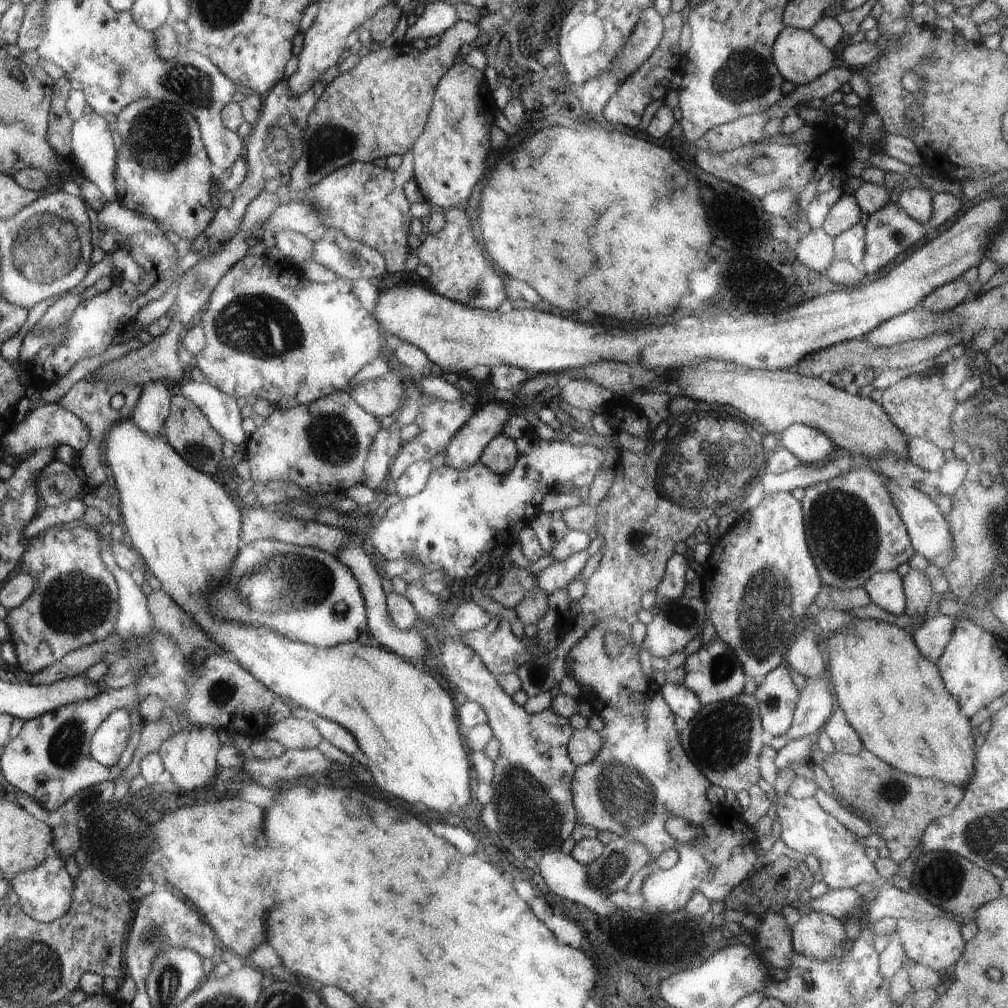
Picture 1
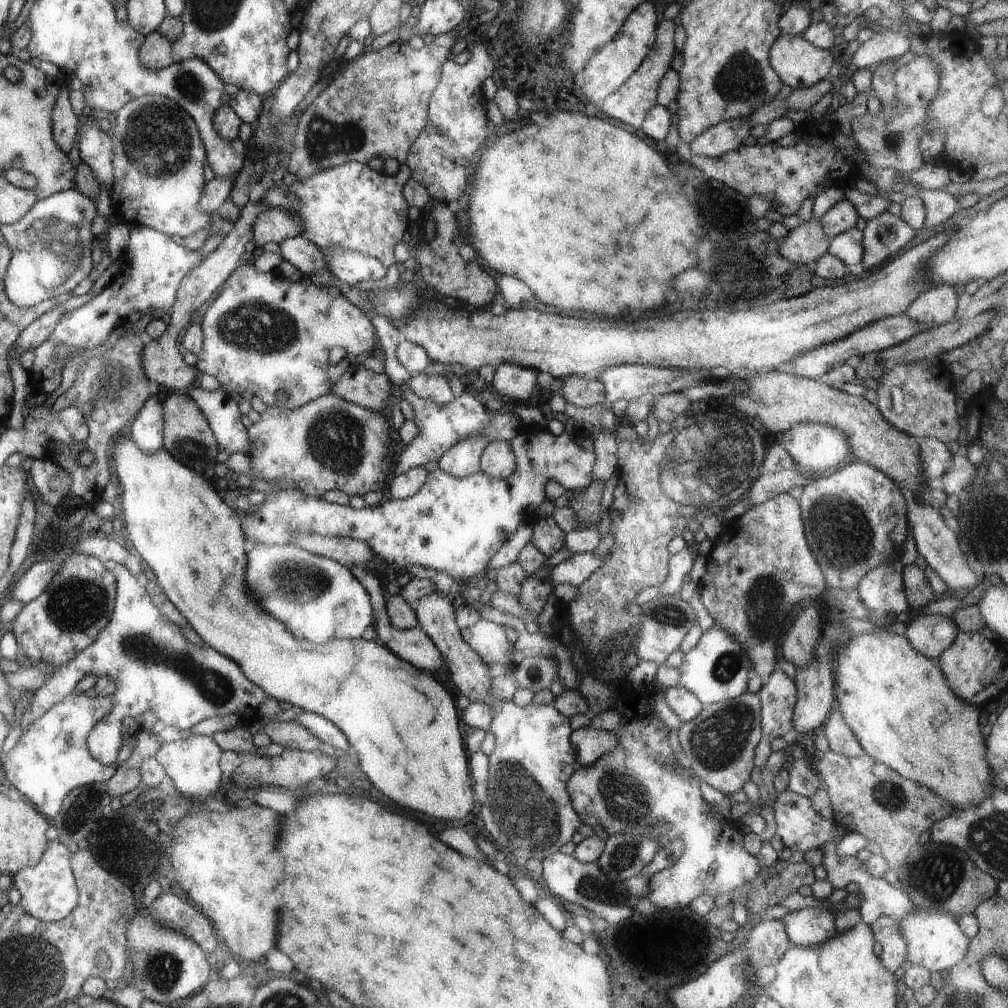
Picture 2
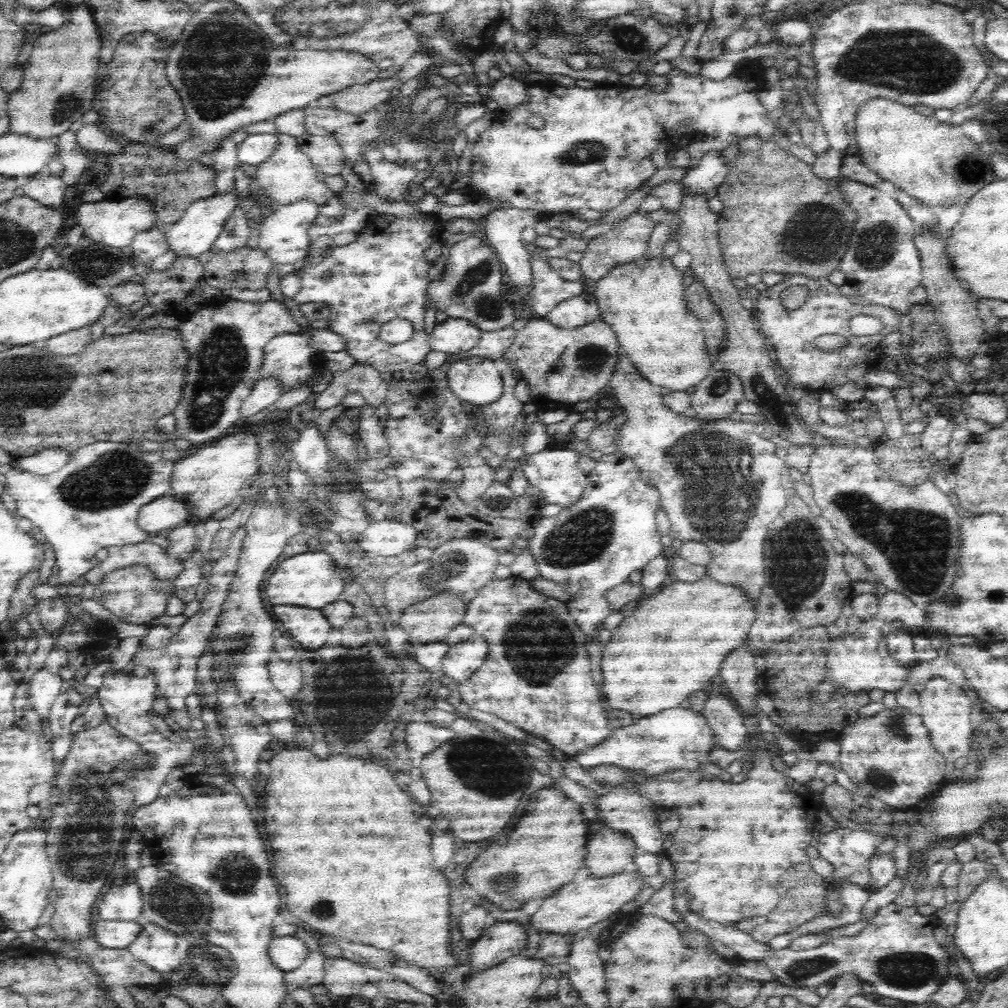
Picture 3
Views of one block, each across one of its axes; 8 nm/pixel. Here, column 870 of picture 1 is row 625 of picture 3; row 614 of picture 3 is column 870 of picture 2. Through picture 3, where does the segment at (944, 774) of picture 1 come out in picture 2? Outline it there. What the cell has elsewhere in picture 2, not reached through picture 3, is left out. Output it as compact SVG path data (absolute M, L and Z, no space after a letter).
M883 628L853 636L837 656L835 700L845 724L873 760L897 770L903 778L931 788L951 806L963 808L977 804L993 792L989 766L983 754L985 746L977 728L977 710L957 698L947 688L935 662L917 654L903 636Z

